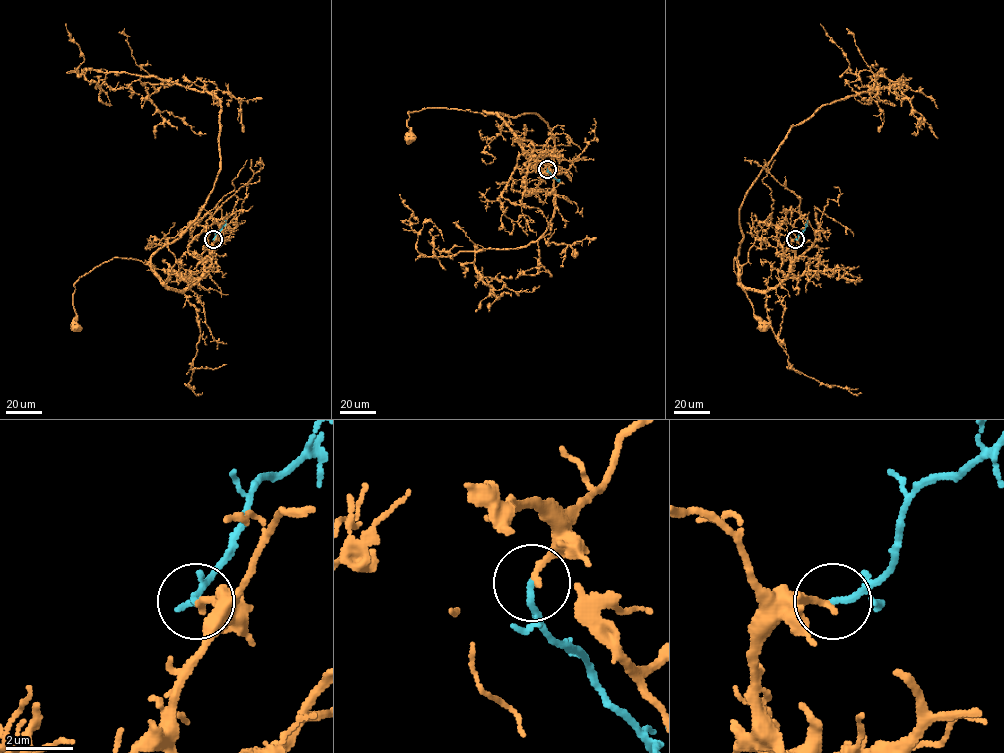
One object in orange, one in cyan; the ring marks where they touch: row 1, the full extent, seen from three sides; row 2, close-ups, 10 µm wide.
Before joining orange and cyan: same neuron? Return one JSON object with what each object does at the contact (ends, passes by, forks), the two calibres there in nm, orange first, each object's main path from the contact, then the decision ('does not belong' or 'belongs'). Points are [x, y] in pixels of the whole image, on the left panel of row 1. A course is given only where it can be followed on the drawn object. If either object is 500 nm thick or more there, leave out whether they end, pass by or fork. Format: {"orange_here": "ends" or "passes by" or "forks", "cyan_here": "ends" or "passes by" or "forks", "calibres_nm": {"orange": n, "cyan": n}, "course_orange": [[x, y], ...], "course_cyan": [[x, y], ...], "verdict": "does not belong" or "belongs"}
{"orange_here": "ends", "cyan_here": "passes by", "calibres_nm": {"orange": 200, "cyan": 140}, "course_orange": [[213, 239], [202, 274], [183, 290], [170, 290], [151, 265], [141, 261], [103, 262], [74, 284], [73, 325]], "course_cyan": [[213, 239], [225, 220]], "verdict": "belongs"}

